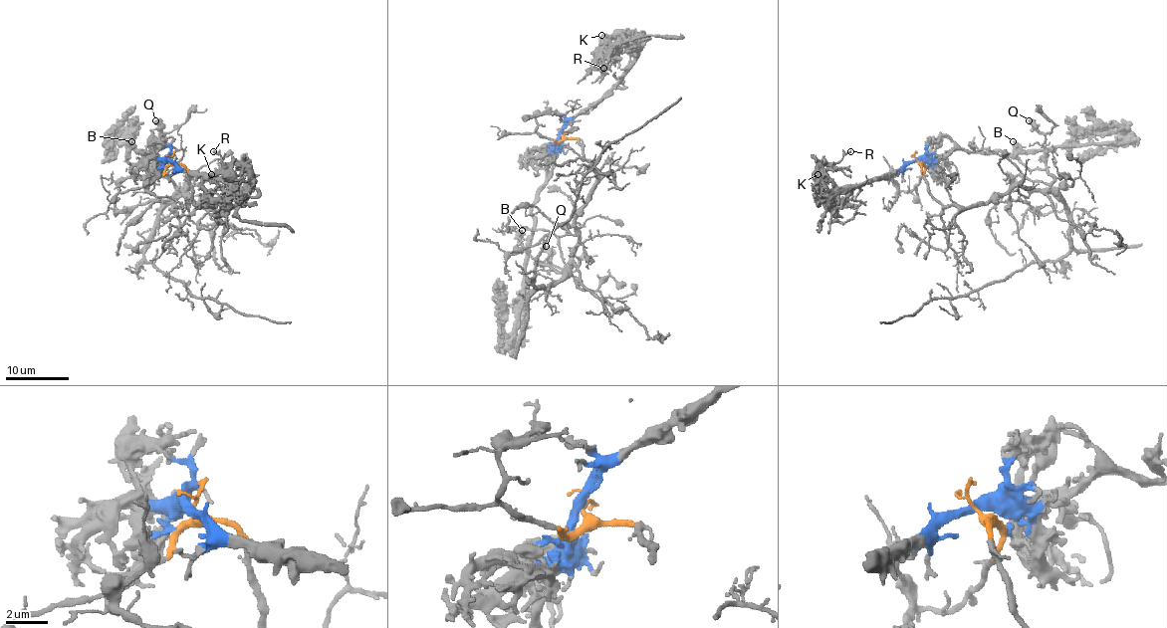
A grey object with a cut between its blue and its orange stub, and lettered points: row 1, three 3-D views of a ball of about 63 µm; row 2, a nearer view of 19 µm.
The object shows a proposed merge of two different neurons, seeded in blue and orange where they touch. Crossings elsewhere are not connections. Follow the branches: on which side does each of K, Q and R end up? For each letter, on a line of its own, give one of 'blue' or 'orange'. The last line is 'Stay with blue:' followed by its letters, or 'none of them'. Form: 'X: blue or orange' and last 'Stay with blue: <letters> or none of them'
K: blue
Q: orange
R: blue
Stay with blue: K, R

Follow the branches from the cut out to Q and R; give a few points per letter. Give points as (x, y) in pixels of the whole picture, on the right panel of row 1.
Q: (916, 159), (928, 191), (944, 205), (983, 205), (1016, 186), (1046, 190), (1053, 178), (1043, 134), (1029, 119)
R: (916, 159), (901, 169), (847, 188), (838, 186), (819, 167), (833, 164), (850, 151)

